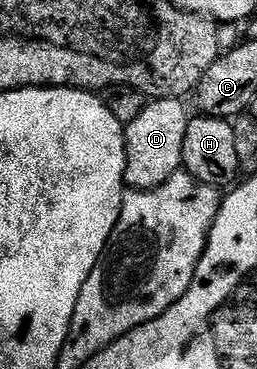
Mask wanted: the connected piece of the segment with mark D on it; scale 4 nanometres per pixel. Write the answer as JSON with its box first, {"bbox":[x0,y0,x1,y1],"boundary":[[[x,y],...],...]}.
{"bbox":[125,98,188,190],"boundary":[[[155,98],[147,101],[136,120],[125,123],[125,185],[130,190],[151,190],[183,169],[184,132],[188,121],[186,104],[177,98]]]}

